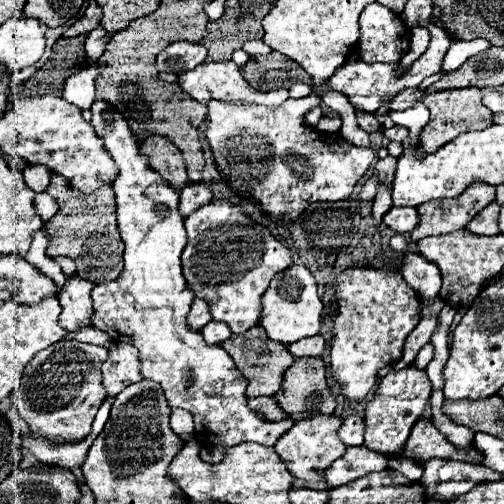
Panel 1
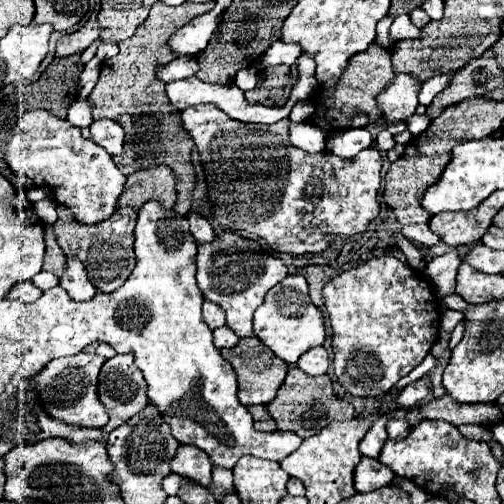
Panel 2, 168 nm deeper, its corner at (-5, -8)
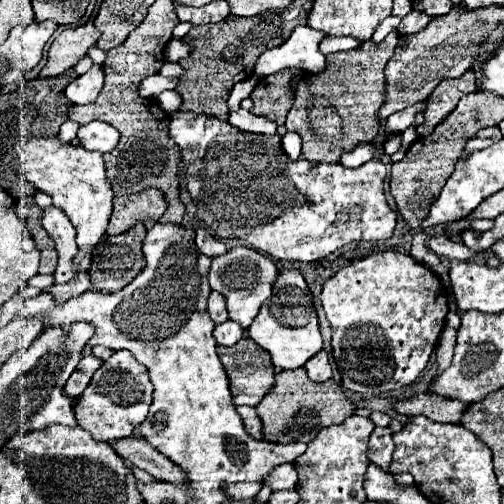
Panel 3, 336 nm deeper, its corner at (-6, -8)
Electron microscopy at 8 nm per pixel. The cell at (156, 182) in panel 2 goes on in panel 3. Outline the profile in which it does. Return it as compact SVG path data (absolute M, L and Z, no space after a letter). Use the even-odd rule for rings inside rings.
M146 190L134 196L114 198L114 210L106 236L118 236L130 230L138 220L156 222L166 212L166 200L158 190Z

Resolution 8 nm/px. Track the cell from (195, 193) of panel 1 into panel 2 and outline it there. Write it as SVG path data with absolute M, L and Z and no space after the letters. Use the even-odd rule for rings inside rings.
M189 212L189 214L187 214L187 220L189 220L189 224L191 224L191 234L195 236L195 240L197 240L199 244L209 242L209 240L215 238L213 226L209 224L209 220L207 220L203 214L199 214L199 212Z

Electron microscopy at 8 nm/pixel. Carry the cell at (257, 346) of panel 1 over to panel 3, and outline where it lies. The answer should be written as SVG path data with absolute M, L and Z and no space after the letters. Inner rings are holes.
M248 336L230 348L218 346L218 356L230 380L230 392L232 392L234 404L256 406L264 398L268 388L274 386L274 364L270 362L270 354L264 348L260 348L254 340L250 340Z

